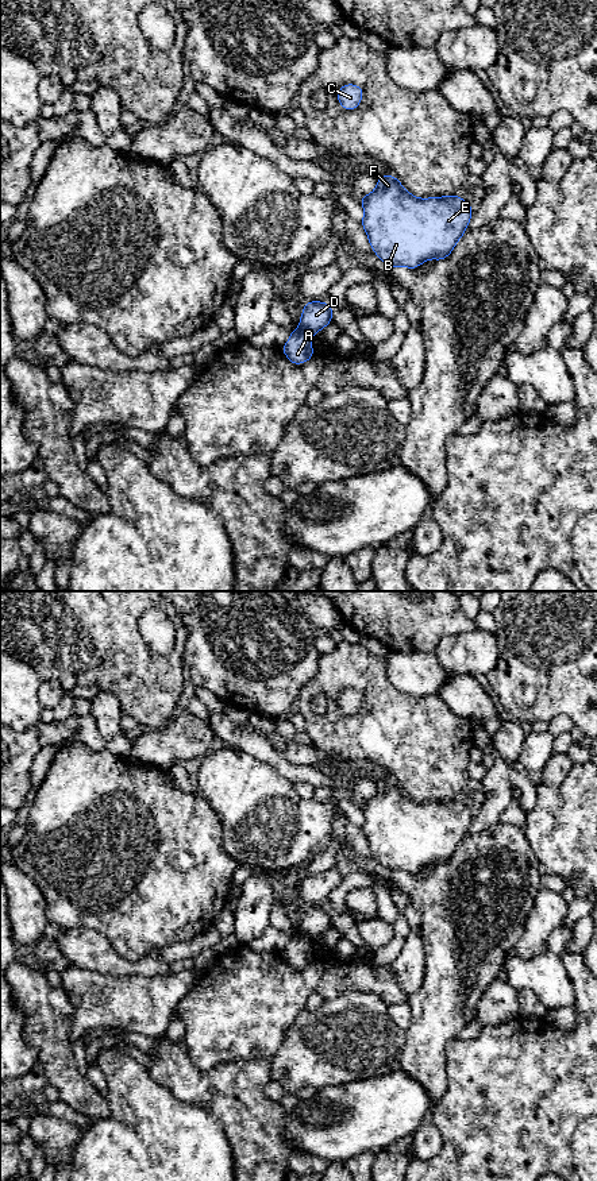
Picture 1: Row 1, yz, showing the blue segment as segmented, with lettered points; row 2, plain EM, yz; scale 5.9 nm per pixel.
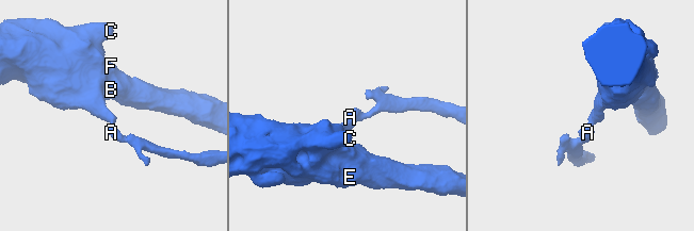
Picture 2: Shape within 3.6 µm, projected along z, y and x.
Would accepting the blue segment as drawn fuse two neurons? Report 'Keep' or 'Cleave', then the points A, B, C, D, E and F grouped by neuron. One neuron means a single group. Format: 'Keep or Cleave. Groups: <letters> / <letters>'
Cleave. Groups: A / B C D E F

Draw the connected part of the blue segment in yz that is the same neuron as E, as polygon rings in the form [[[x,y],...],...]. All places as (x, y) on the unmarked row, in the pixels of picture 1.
[[[382,780],[377,792],[367,800],[359,800],[363,810],[362,831],[371,854],[392,872],[416,873],[423,867],[447,862],[466,837],[473,821],[471,810],[451,799],[444,802],[419,803],[412,800],[394,780]]]

